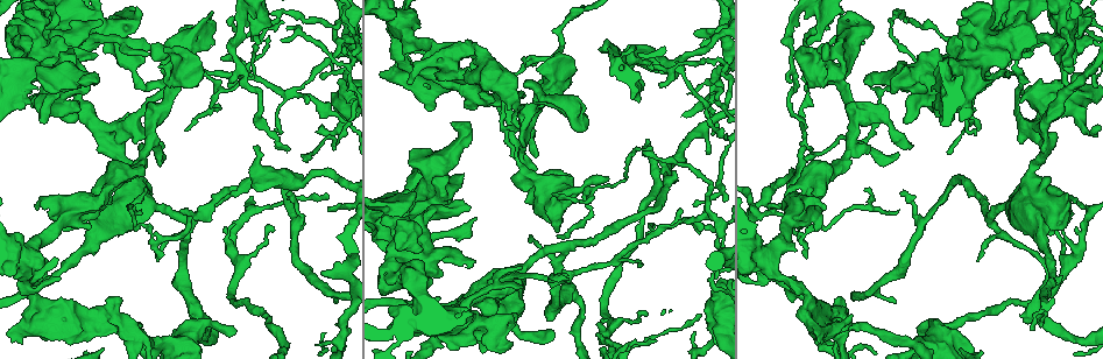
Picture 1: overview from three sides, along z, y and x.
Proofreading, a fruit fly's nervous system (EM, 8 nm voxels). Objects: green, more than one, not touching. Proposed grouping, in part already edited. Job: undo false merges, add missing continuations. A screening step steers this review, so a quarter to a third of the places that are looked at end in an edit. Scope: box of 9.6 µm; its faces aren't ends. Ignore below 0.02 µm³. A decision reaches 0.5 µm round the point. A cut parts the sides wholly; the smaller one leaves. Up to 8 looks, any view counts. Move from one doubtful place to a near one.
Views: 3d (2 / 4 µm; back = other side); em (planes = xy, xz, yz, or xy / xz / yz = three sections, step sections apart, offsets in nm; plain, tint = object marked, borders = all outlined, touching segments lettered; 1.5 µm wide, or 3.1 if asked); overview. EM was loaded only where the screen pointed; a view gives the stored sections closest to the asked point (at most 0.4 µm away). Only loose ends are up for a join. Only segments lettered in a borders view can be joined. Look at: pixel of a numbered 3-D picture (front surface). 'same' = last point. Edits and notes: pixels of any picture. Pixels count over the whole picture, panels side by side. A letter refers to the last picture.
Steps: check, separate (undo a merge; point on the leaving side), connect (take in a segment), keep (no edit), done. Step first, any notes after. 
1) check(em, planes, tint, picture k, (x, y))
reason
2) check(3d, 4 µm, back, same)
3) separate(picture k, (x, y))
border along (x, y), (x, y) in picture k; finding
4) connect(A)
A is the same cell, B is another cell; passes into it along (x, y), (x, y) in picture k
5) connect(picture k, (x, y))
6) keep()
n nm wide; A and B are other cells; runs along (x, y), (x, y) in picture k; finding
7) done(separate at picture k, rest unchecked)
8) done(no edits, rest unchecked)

check(em, xy, step 8, tint, picture 1, (897, 152))
branch stops here

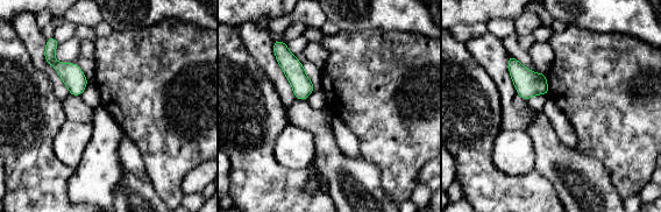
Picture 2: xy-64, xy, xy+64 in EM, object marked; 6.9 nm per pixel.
check(em, planes, borders, same)
cut it another way

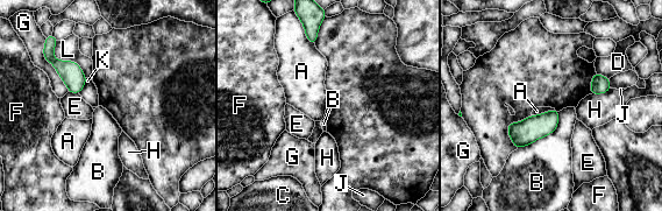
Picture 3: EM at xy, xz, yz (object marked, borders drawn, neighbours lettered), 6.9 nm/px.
keep()
A, B, C, D, E, F, G, H, J, K and L are other cells; border along (554, 108), (532, 115) in picture 3; no lettered segment goes on from it

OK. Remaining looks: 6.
check(em, xz, step 4, borders, picture 1, (113, 300))
free end

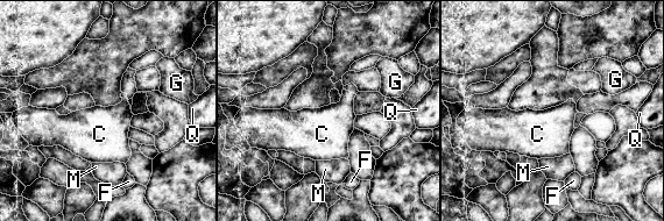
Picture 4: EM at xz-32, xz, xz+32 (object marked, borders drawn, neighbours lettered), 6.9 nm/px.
check(em, planes, borders, same)

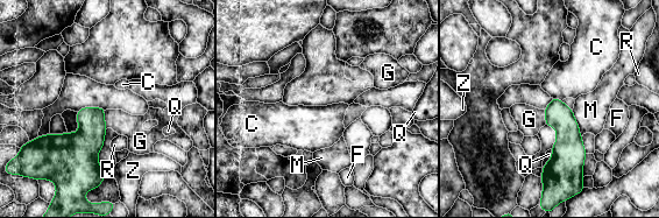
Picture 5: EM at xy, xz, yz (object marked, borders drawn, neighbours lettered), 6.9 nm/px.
keep()
M touches over 220 nm; C, F, G, M, Q, R and Z are other cells; border along (105, 110), (106, 128) in picture 5; none of them fits

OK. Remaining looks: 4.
check(em, yz, step 8, tint, picture 1, (843, 62))
thick turns thin

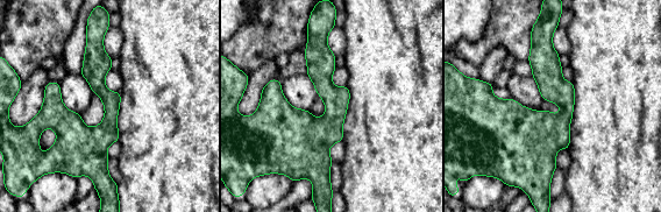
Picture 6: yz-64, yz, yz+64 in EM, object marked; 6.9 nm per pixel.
check(em, planes, borders, same)
another direction

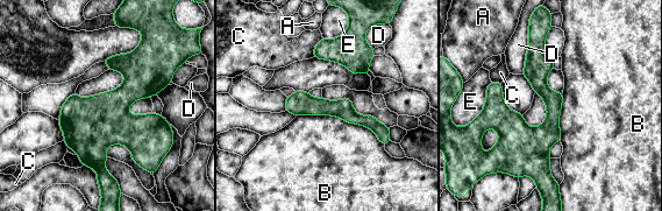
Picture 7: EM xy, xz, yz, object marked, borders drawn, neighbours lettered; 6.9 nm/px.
keep()
120 nm wide; B touches over 460 nm; A, B, C, D and E are other cells; continuous, no second neuron

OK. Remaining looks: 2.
done(no edits, rest unchecked)

